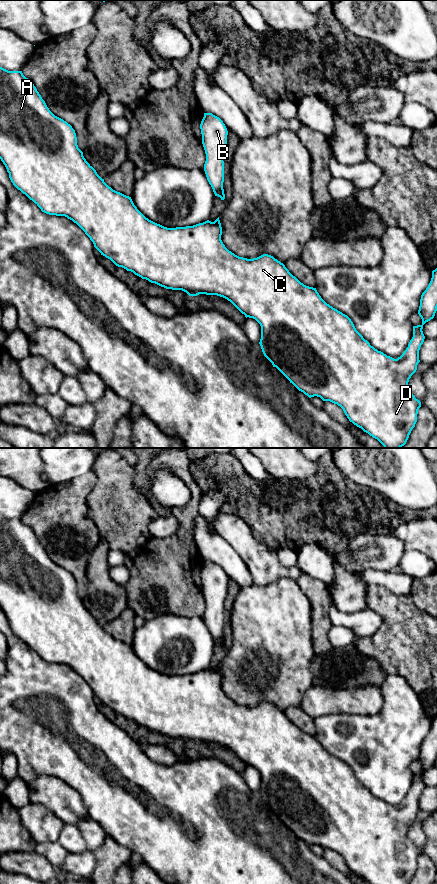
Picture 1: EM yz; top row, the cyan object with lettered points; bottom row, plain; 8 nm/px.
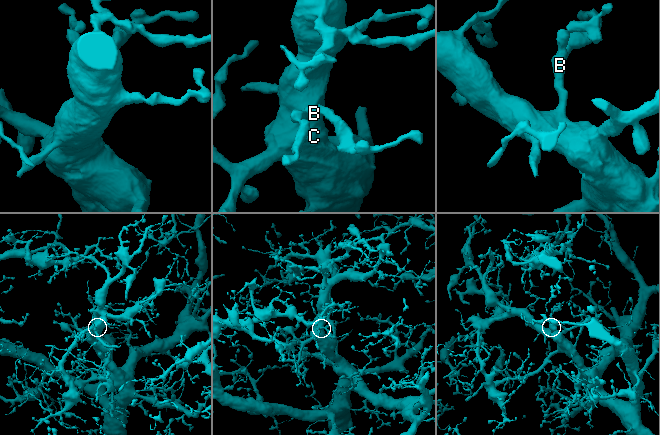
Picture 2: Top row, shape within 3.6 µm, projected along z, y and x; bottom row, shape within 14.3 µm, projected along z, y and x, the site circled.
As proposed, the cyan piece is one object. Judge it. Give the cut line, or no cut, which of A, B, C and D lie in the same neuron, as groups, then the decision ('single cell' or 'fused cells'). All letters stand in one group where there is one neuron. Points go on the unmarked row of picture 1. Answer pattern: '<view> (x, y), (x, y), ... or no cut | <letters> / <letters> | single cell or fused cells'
no cut | A B C D | single cell

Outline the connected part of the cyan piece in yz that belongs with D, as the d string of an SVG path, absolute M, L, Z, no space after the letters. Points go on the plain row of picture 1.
M0 515L0 607L5 613L9 626L13 633L32 648L42 660L49 663L65 664L76 671L93 690L94 695L101 703L110 707L116 714L122 715L135 723L155 731L161 735L172 738L182 738L189 744L199 742L217 743L230 749L245 765L255 767L261 774L260 794L264 804L276 815L299 839L303 840L309 846L317 844L323 849L330 849L340 854L350 870L361 876L370 884L409 884L417 870L418 858L421 850L408 838L408 830L411 824L416 820L419 808L419 798L424 790L423 773L434 766L437 759L437 716L432 719L431 729L422 741L418 762L422 767L422 772L413 774L413 785L403 802L394 807L378 799L356 778L351 767L327 752L319 743L316 736L309 735L301 731L293 724L283 711L273 704L263 702L257 706L247 707L239 705L229 699L221 688L222 675L219 665L211 670L209 668L193 674L167 676L146 666L134 653L131 645L109 635L96 620L96 618L86 609L83 600L78 596L75 578L63 567L55 564L47 555L45 549L37 539L30 527L26 526L22 519L8 519Z

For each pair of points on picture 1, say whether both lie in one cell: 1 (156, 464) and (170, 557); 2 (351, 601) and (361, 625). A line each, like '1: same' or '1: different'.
1: same
2: different

